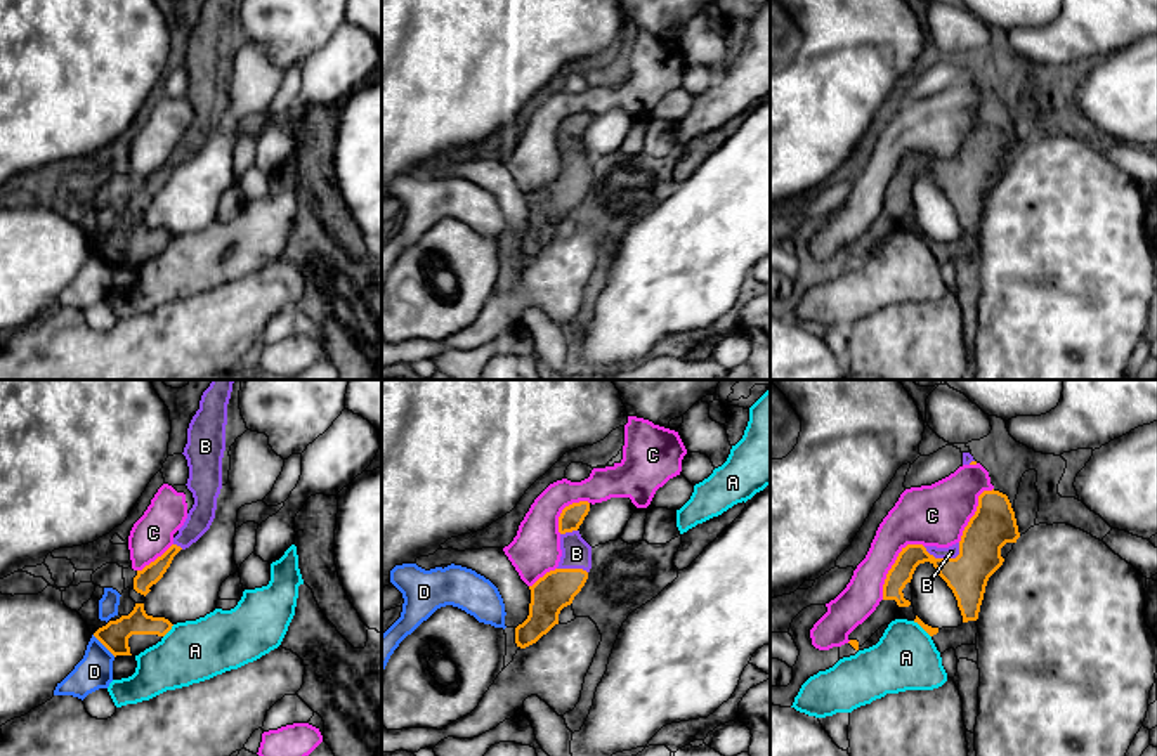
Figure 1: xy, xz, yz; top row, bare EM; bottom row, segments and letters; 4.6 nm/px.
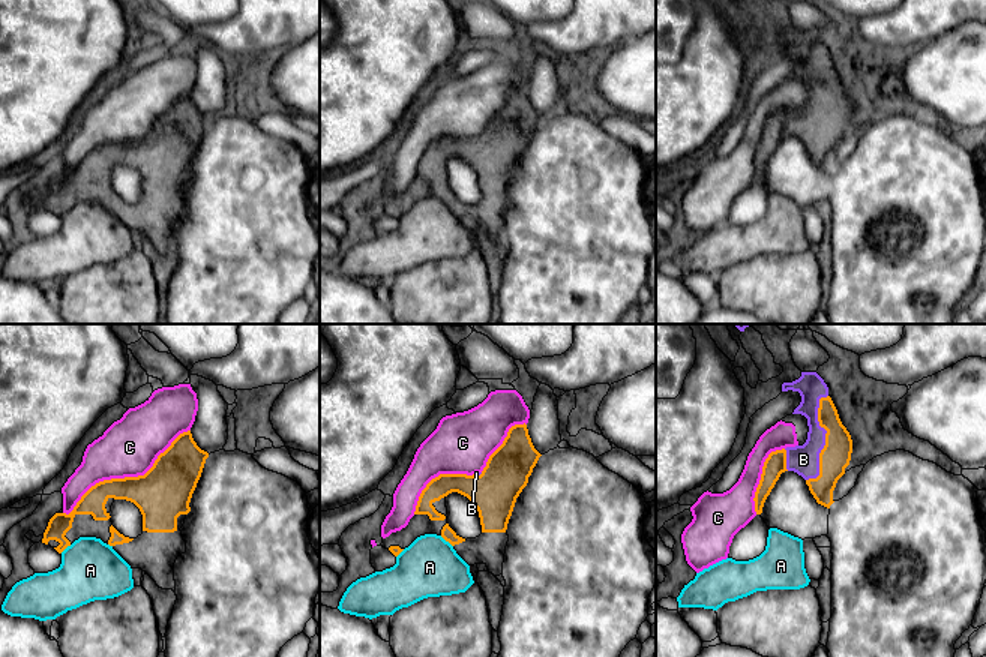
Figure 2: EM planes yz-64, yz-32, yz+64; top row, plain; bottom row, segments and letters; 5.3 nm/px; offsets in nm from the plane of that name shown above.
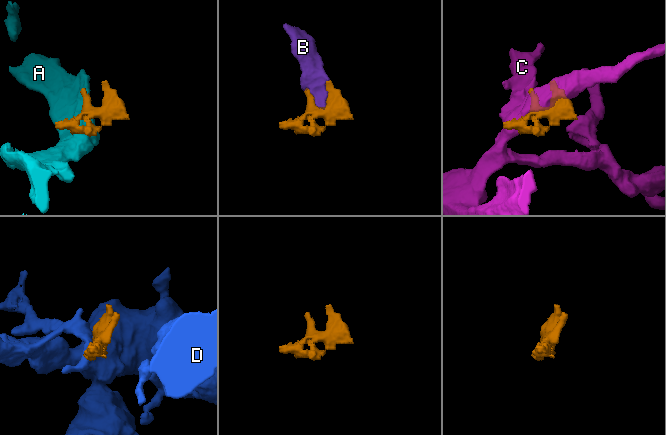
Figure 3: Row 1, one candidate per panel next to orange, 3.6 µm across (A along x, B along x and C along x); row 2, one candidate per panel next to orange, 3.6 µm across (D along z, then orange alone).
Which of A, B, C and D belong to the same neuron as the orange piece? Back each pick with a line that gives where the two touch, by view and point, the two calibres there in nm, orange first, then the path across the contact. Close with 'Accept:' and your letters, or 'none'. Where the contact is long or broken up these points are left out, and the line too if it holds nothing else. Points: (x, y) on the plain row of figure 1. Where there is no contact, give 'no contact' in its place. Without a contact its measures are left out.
B: yz (942, 170) | 200/60 nm
Accept: B

